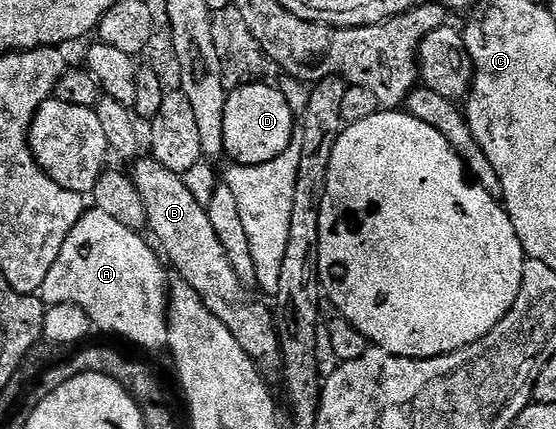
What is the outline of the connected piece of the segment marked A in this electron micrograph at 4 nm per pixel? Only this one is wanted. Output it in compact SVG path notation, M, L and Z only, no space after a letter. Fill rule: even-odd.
M95 207L89 208L78 219L78 223L74 223L70 235L66 235L66 243L62 243L62 251L58 251L58 259L54 259L54 267L50 267L46 283L42 283L39 296L45 306L77 304L78 307L85 309L86 315L97 330L100 328L104 333L125 337L126 340L133 341L144 349L163 350L168 344L170 273L161 254L140 237L143 236L137 230L122 227L122 223L118 223L111 215L106 215L106 211Z

